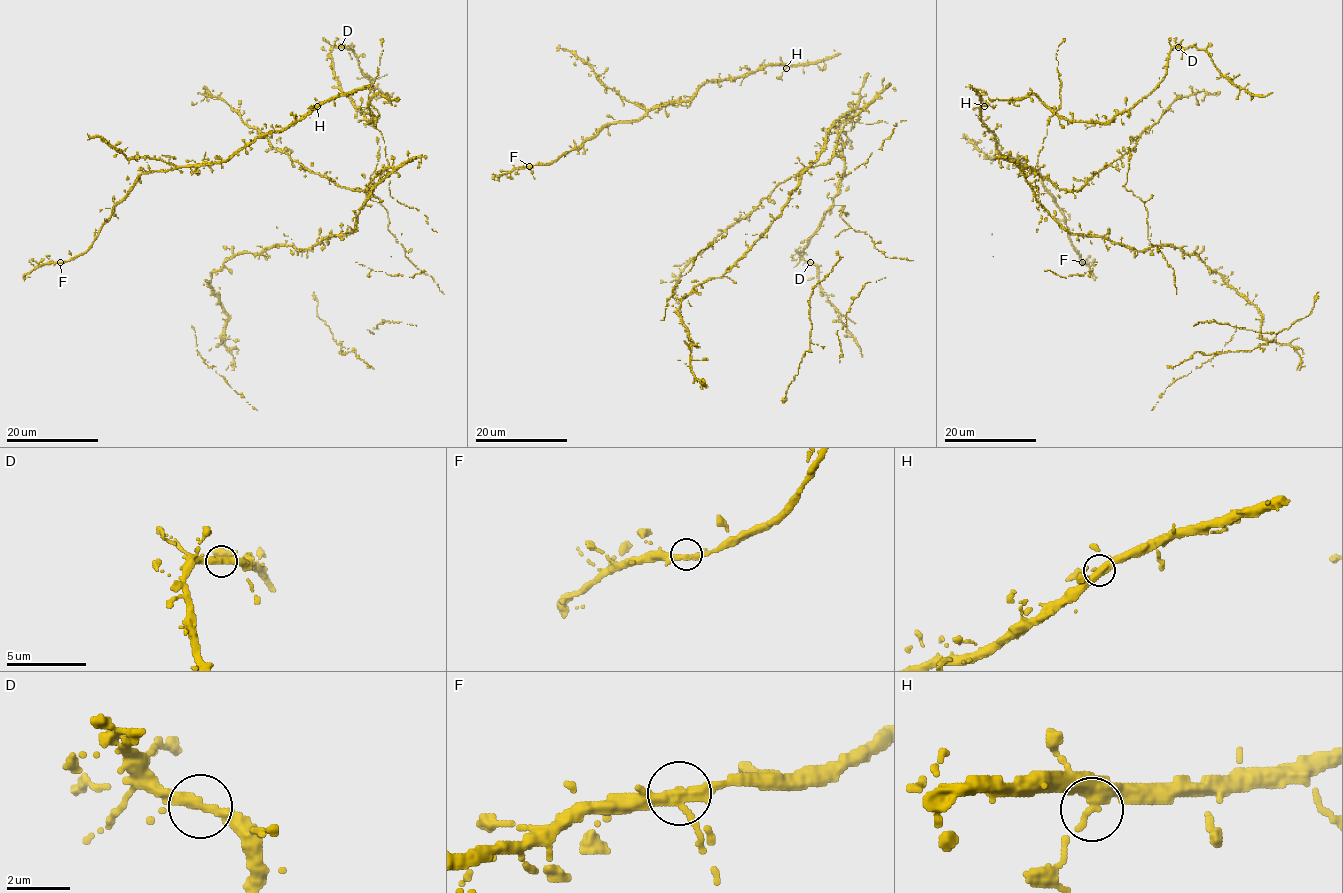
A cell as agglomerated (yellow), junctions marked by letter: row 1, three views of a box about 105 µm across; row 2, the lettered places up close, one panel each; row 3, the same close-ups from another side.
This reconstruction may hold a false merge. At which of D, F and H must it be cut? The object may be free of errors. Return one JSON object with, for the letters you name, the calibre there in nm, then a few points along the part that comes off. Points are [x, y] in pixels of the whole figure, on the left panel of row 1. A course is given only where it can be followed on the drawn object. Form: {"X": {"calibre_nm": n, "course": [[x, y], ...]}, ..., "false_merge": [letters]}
{"false_merge": []}

